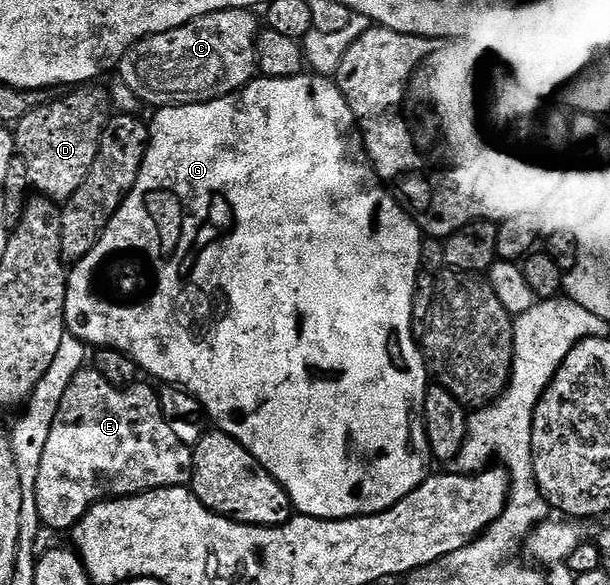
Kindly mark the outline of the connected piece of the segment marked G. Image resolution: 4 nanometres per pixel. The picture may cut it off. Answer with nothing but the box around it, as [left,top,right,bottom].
[66,72,432,520]

